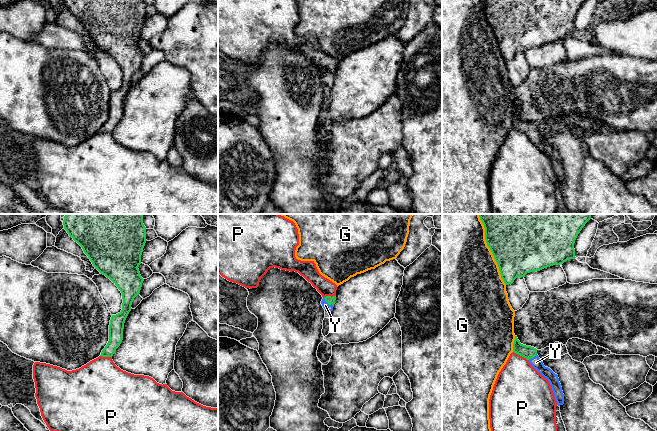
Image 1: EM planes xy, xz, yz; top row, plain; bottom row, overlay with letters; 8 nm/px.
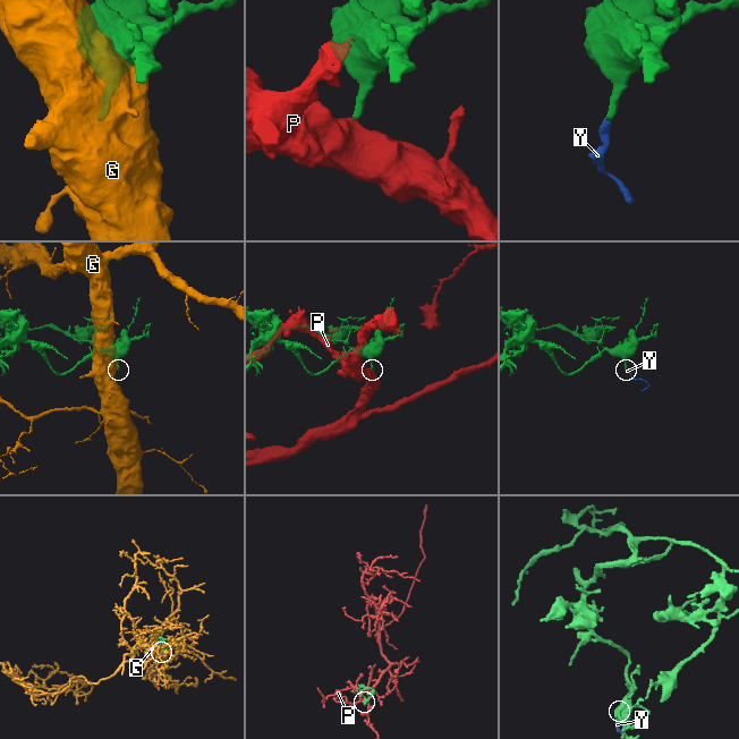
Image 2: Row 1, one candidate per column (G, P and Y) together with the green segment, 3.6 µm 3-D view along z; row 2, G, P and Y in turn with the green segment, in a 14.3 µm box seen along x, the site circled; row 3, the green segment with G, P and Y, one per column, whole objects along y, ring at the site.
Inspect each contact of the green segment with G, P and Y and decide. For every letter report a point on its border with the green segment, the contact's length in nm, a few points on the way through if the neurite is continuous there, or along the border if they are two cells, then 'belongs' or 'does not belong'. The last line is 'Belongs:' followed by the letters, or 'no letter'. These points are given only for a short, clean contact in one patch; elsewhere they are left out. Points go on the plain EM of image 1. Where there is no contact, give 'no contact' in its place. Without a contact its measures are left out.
G: yz (492, 29) | 500 nm | does not belong
P: yz (520, 131) | 140 nm | does not belong
Y: xz (328, 79) | 110 nm | across xz (330, 76), (328, 79), (325, 81) | belongs
Belongs: Y

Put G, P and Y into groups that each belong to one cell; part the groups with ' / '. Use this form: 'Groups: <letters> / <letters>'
Groups: G / P / Y

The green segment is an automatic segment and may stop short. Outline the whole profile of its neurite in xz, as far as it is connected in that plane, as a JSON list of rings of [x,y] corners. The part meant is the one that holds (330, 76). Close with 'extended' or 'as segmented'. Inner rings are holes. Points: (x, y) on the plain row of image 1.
[[[326,72],[322,75],[321,80],[325,86],[332,87],[335,80],[336,72]]]; extended

